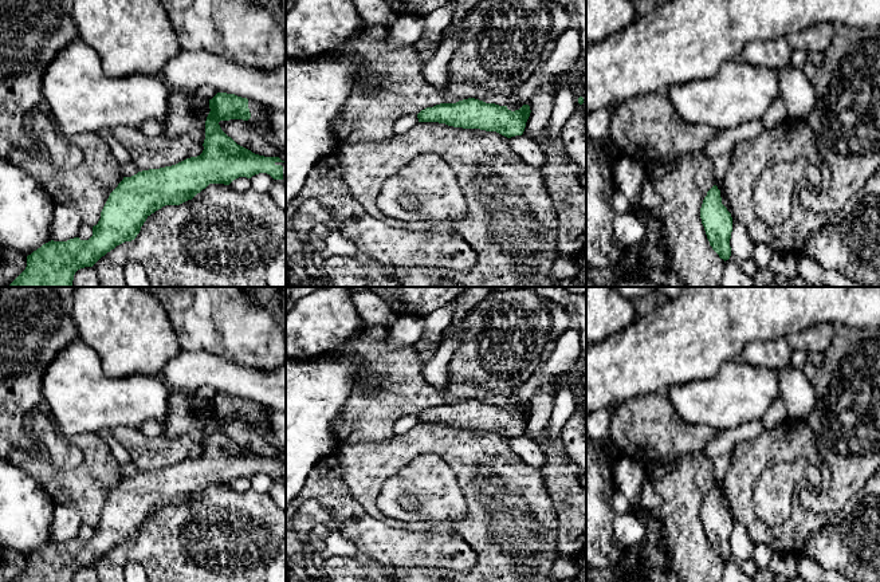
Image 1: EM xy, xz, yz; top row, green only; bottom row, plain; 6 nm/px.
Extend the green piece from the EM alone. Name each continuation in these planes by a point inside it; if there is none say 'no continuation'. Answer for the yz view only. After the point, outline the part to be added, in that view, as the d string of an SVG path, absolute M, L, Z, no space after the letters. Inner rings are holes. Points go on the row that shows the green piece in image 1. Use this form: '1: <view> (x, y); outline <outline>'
no continuation

